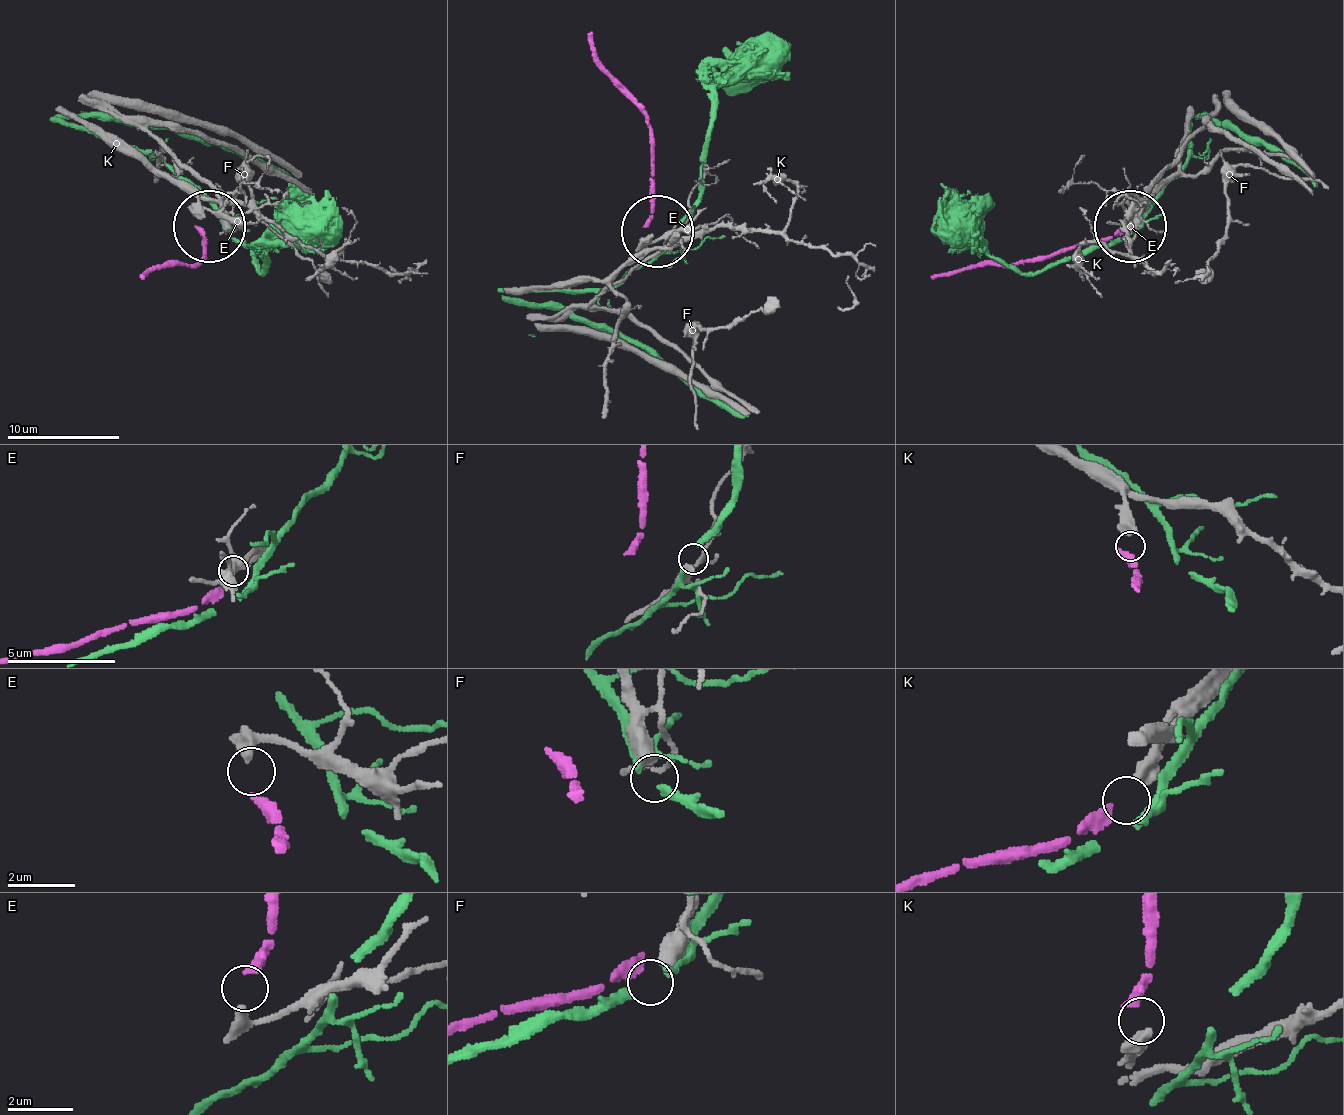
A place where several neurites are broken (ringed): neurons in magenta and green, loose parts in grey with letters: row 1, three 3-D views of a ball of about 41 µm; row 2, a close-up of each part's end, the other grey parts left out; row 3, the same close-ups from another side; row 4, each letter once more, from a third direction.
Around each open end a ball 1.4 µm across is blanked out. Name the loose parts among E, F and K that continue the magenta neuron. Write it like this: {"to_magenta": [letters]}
{"to_magenta": ["E"]}

